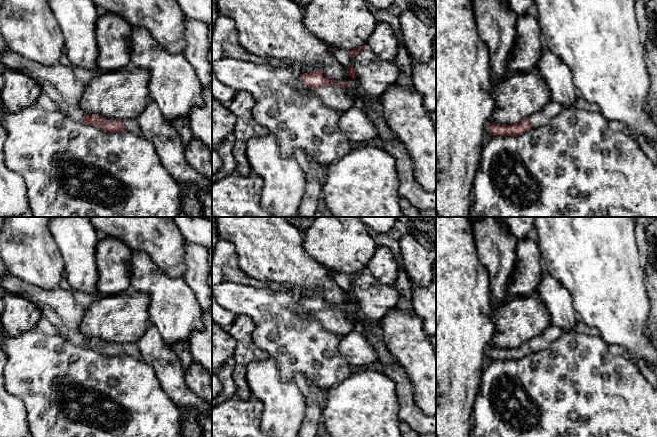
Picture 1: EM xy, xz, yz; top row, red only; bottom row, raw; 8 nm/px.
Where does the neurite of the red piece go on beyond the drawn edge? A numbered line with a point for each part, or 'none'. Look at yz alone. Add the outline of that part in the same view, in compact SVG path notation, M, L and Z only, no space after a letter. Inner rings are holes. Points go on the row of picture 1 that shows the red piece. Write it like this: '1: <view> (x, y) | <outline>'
1: yz (552, 108) | M550 99L550 101L541 110L530 115L528 120L532 128L542 127L551 119L556 117L562 109L562 106L558 102Z

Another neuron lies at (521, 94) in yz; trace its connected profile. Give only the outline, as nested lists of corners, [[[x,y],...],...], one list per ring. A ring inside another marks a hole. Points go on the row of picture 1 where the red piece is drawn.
[[[536,69],[529,72],[508,72],[503,81],[493,84],[495,101],[489,122],[519,123],[541,110],[551,99],[548,86]]]

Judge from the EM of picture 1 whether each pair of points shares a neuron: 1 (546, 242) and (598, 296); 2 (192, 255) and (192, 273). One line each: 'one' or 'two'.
1: one
2: one

